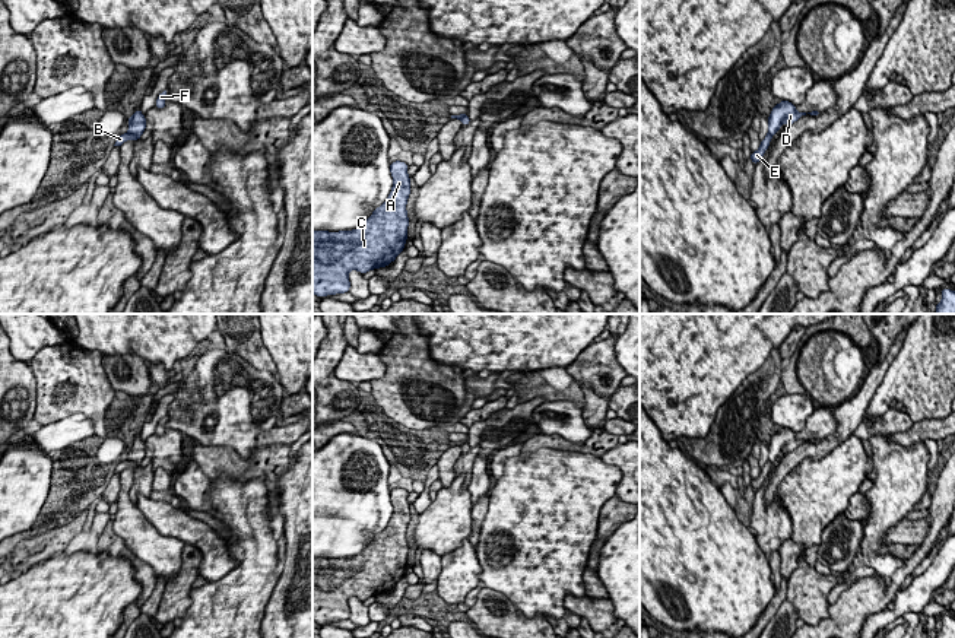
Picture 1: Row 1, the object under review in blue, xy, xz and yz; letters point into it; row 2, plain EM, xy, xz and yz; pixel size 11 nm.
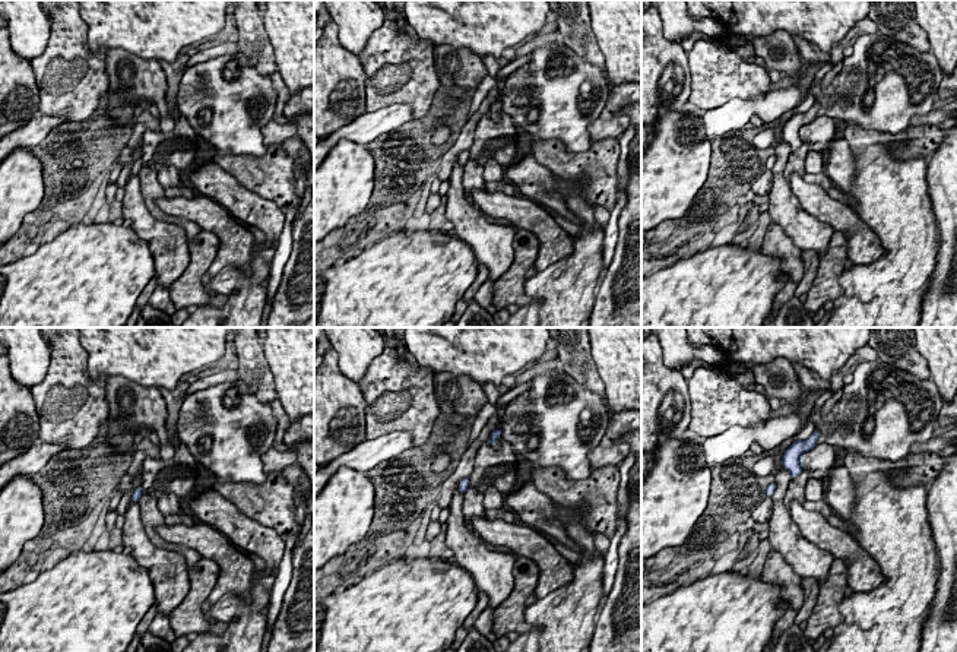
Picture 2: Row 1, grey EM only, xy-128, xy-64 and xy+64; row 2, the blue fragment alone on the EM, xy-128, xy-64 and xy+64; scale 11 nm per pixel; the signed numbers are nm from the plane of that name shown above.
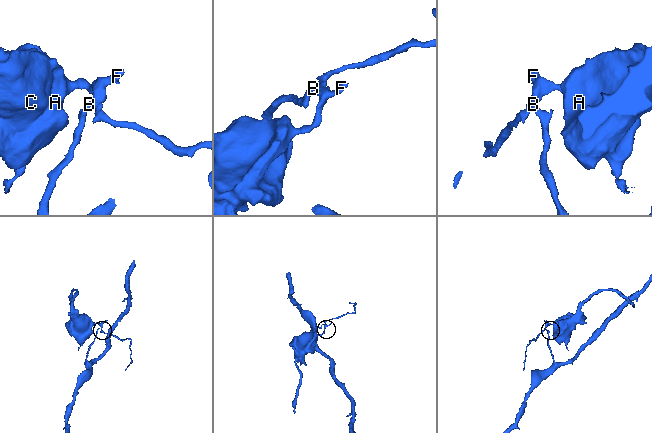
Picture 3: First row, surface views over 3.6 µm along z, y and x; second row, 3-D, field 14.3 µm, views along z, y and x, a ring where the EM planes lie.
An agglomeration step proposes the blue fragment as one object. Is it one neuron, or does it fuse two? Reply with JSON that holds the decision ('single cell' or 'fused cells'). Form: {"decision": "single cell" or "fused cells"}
{"decision": "fused cells"}

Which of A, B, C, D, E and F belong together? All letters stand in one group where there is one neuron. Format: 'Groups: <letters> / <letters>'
Groups: A C D F / B E

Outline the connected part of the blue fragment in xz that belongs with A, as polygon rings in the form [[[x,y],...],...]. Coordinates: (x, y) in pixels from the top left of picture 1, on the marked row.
[[[390,164],[393,187],[387,200],[353,231],[312,231],[312,293],[327,296],[350,289],[349,272],[362,274],[387,267],[404,250],[407,239],[409,165]]]

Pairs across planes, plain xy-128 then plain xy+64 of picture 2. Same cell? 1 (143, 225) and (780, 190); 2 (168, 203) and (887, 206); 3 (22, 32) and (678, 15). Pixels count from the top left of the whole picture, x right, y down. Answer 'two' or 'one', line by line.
1: one
2: two
3: one

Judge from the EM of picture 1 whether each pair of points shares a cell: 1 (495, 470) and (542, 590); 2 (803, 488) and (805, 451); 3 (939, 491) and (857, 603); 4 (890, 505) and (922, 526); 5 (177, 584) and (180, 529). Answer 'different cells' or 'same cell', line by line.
1: different cells
2: different cells
3: same cell
4: different cells
5: different cells

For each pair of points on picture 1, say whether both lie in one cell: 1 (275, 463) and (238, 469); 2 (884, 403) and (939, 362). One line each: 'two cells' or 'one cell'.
1: one cell
2: one cell

